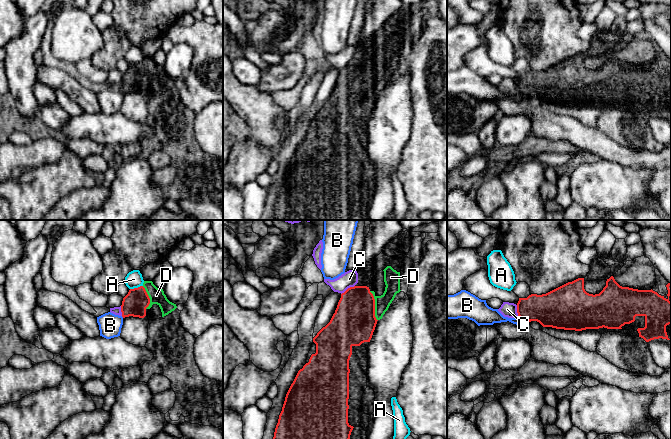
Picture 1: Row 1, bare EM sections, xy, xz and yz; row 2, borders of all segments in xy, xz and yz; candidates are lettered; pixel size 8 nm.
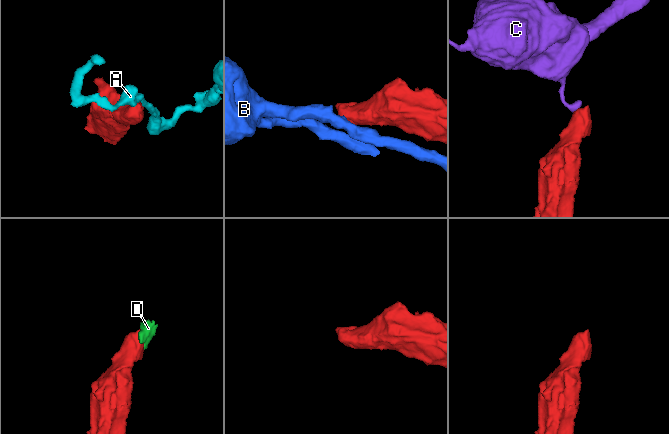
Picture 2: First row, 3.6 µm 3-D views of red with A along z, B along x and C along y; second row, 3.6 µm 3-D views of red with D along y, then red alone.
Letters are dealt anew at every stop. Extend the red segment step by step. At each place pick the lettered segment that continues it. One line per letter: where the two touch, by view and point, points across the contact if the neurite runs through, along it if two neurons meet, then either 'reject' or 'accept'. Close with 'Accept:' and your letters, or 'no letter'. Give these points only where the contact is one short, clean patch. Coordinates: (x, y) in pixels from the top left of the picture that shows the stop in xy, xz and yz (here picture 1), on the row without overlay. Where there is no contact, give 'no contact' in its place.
A: xy (136, 64) | along xy (142, 61), (130, 65) | reject
B: yz (520, 93) | along yz (518, 92), (522, 95) | reject
C: xz (348, 64) | along xz (354, 61), (347, 64), (341, 70) | reject
D: xz (374, 82) | across xz (353, 99), (368, 84), (374, 82), (390, 68), (392, 57) | accept
Accept: D

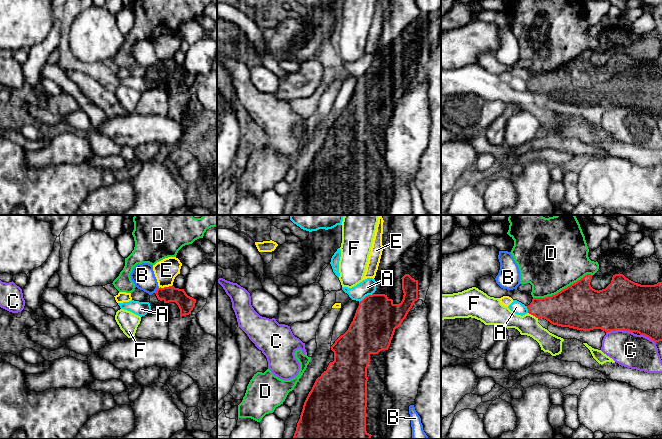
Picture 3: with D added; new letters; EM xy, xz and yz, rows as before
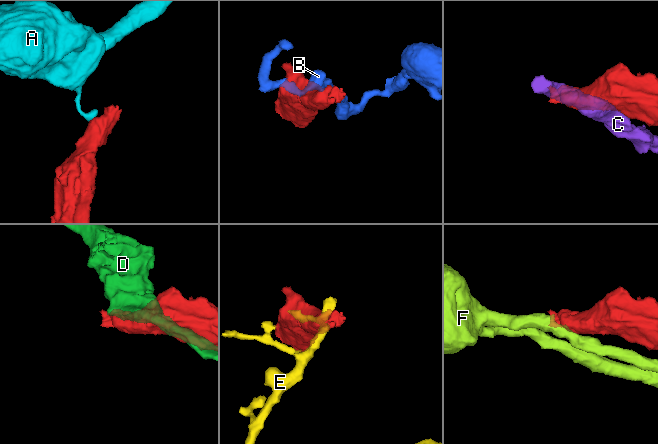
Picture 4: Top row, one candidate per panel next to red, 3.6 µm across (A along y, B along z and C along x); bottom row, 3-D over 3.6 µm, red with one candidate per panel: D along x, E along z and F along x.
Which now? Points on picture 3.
A: xz (366, 72) | along xz (372, 69), (365, 72), (359, 78) | reject
B: xy (156, 66) | along xy (158, 63), (154, 68) | reject
C: yz (619, 105) | reject
D: yz (563, 65) | reject
E: xy (165, 63) | along xy (172, 60), (159, 64) | reject
F: yz (533, 91) | along yz (528, 88), (538, 94) | reject
Accept: no letter

